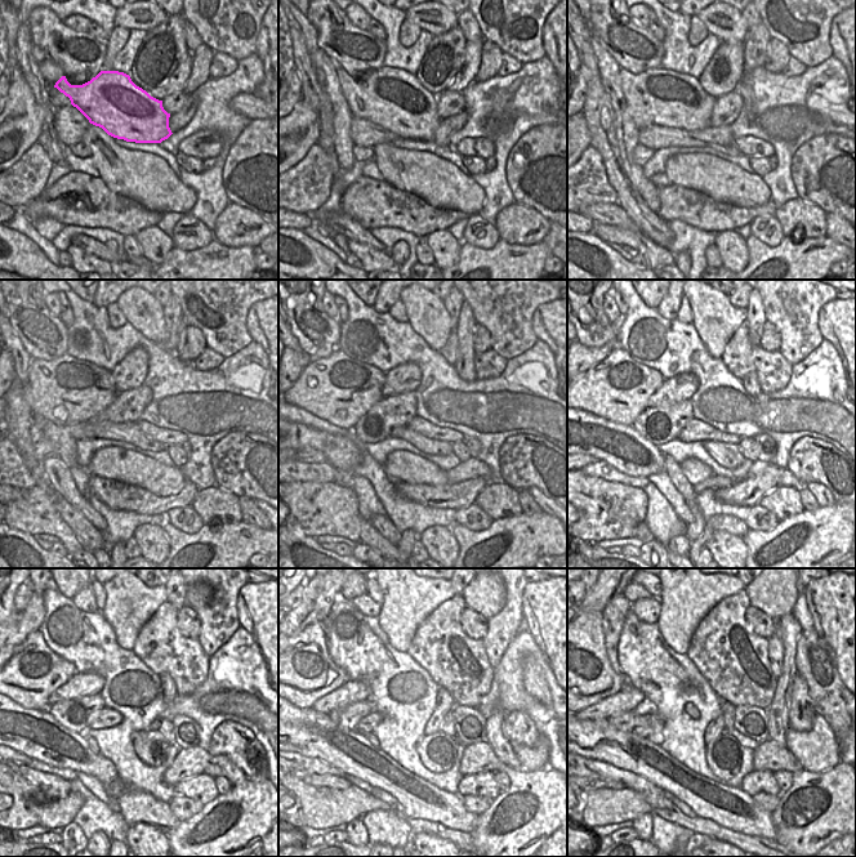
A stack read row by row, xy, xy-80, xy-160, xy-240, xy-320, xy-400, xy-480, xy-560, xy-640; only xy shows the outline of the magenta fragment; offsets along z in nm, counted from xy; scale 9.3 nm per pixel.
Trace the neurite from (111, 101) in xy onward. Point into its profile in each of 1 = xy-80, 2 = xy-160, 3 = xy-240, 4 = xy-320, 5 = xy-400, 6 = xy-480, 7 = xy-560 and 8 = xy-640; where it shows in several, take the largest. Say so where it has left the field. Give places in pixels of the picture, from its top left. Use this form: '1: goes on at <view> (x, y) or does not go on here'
1: goes on at xy-80 (395, 99)
2: goes on at xy-160 (659, 97)
3: goes on at xy-240 (65, 391)
4: goes on at xy-320 (338, 389)
5: goes on at xy-400 (616, 388)
6: goes on at xy-480 (27, 674)
7: goes on at xy-560 (304, 672)
8: goes on at xy-640 (593, 679)

